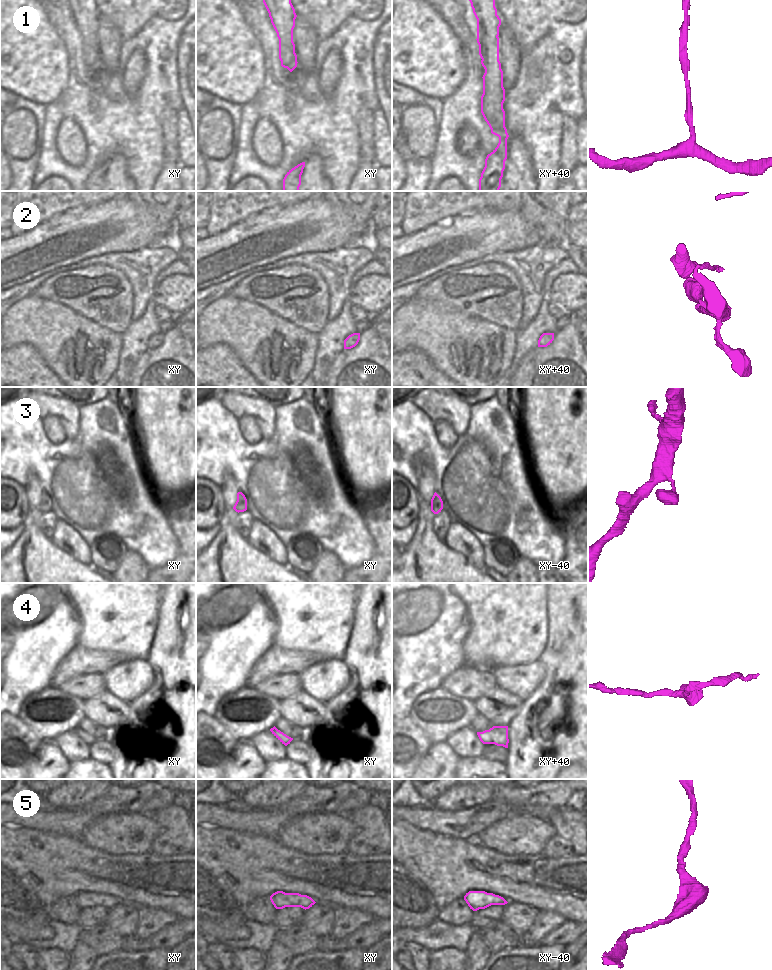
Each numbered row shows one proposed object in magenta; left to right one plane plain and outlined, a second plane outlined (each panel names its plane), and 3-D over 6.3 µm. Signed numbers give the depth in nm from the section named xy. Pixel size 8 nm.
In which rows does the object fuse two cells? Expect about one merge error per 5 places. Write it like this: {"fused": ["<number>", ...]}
{"fused": []}

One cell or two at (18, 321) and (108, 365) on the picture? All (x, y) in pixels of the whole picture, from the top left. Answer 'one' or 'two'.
one

